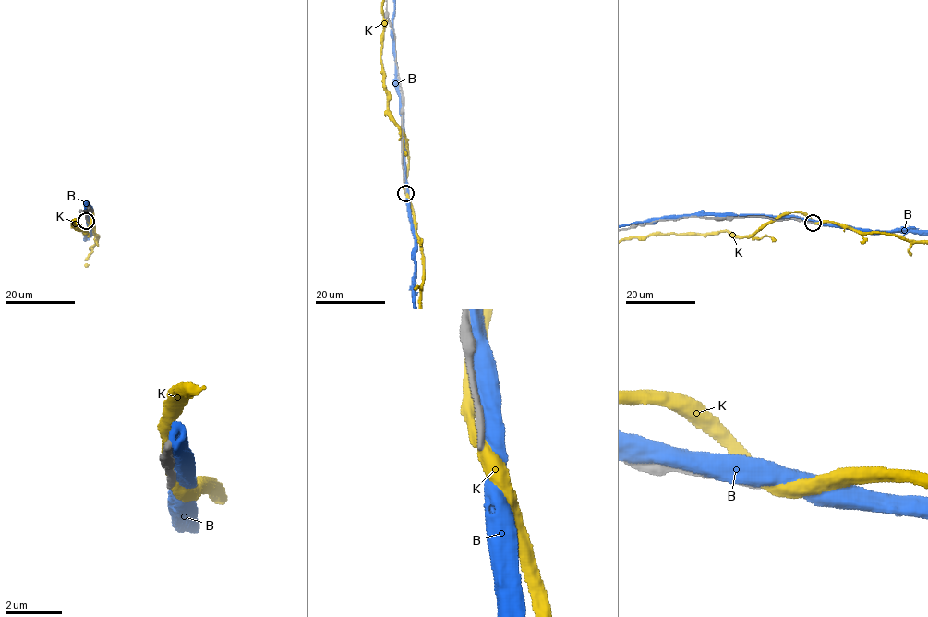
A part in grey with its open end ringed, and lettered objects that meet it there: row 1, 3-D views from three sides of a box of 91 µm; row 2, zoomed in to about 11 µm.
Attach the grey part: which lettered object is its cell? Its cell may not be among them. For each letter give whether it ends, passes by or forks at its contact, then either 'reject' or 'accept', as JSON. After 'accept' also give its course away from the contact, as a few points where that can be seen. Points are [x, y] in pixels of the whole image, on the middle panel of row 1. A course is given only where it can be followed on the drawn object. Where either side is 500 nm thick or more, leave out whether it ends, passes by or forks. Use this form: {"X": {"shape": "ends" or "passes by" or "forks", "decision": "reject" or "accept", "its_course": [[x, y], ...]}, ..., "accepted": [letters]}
{"B": {"decision": "reject"}, "K": {"shape": "passes by", "decision": "reject"}, "accepted": []}

